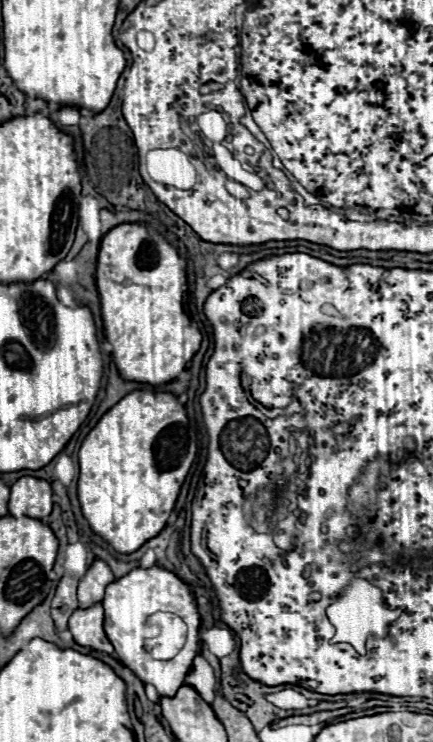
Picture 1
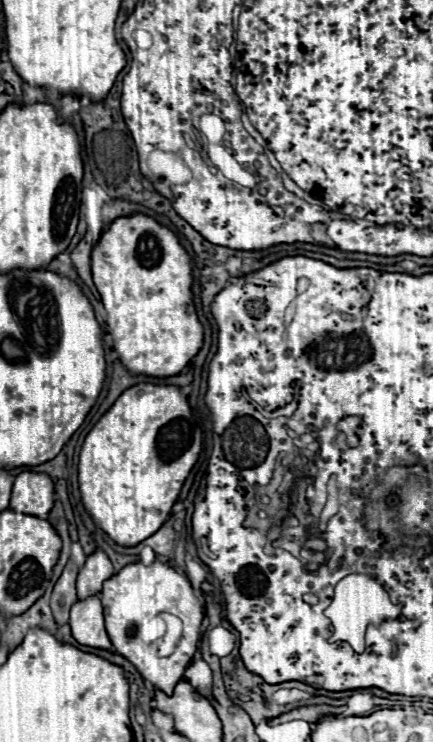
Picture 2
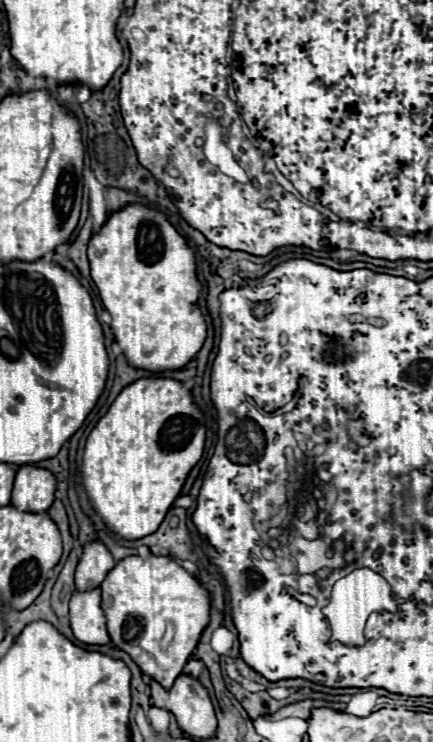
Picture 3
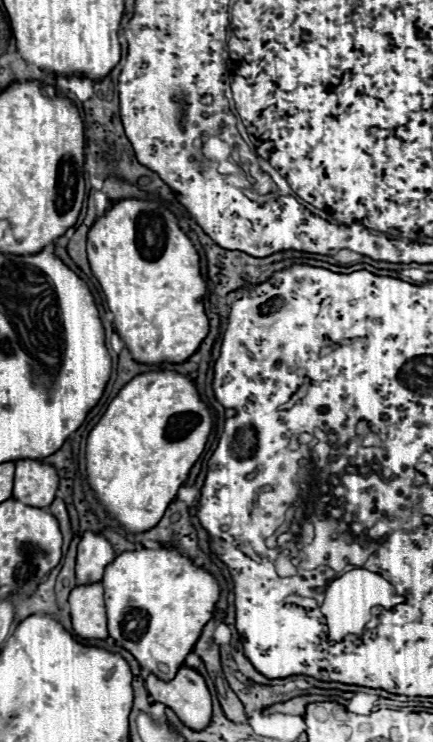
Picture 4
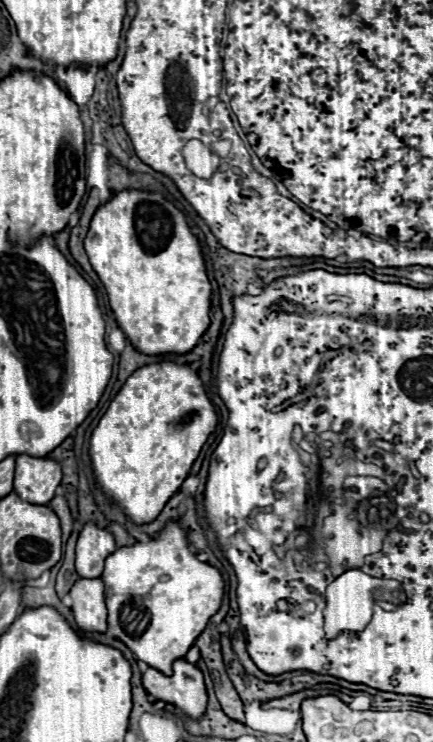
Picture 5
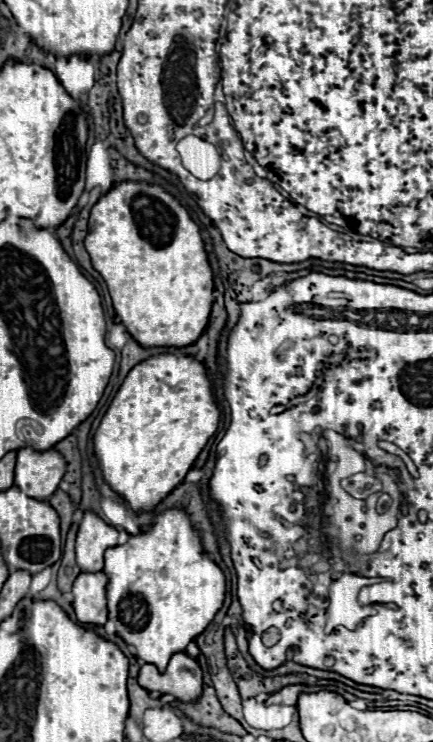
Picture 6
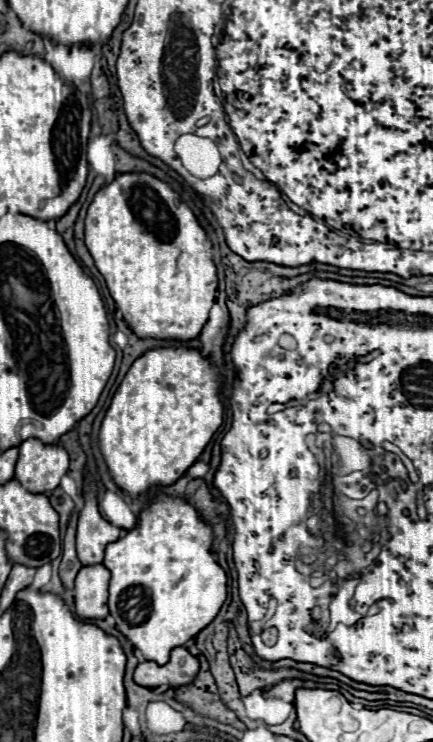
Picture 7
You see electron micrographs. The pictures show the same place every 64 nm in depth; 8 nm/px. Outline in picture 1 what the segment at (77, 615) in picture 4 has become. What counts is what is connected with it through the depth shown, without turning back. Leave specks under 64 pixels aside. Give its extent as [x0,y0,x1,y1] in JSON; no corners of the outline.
[68,604,114,654]

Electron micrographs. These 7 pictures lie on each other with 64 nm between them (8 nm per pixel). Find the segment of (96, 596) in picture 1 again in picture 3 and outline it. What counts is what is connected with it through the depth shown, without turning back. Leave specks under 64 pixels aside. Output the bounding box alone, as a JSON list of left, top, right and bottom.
[76,542,114,592]

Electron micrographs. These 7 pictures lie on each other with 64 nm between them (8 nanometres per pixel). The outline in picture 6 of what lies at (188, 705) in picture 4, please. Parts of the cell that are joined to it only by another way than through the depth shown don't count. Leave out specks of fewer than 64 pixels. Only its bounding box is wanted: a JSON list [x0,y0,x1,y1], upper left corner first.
[138,652,202,704]

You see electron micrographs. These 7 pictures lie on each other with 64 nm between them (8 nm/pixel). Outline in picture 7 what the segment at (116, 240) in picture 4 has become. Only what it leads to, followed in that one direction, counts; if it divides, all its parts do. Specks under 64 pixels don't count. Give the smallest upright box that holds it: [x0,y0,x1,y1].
[86,174,218,342]

